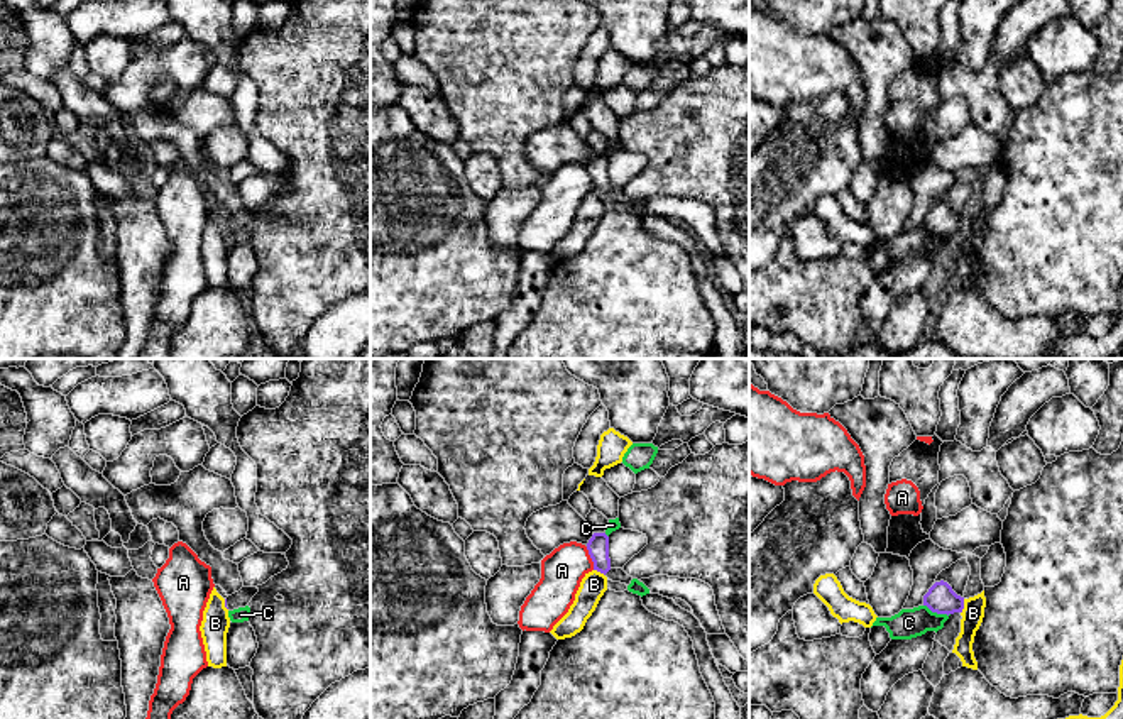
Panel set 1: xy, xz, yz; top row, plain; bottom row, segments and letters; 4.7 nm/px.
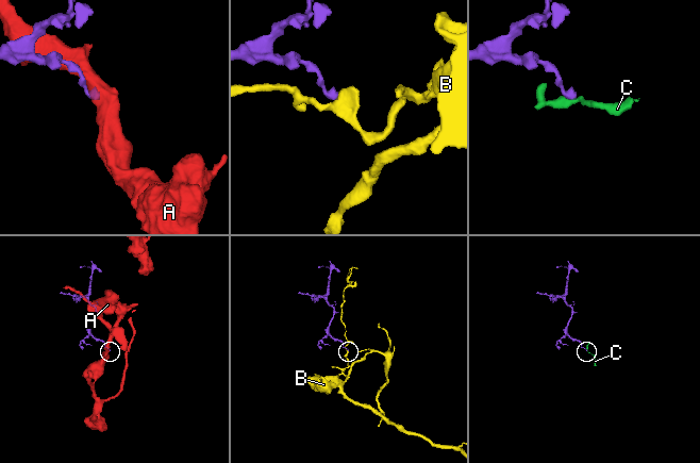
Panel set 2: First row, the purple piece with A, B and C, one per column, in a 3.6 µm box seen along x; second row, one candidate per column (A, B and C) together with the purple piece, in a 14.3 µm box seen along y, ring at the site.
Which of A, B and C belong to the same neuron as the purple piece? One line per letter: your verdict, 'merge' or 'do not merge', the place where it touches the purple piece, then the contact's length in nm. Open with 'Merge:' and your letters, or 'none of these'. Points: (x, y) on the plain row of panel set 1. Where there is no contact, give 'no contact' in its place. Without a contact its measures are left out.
Merge: none of these
A: do not merge; contact xz (591, 178); length 120 nm
B: do not merge; contact yz (963, 227); length 70 nm
C: do not merge; contact yz (937, 234); length 140 nm

